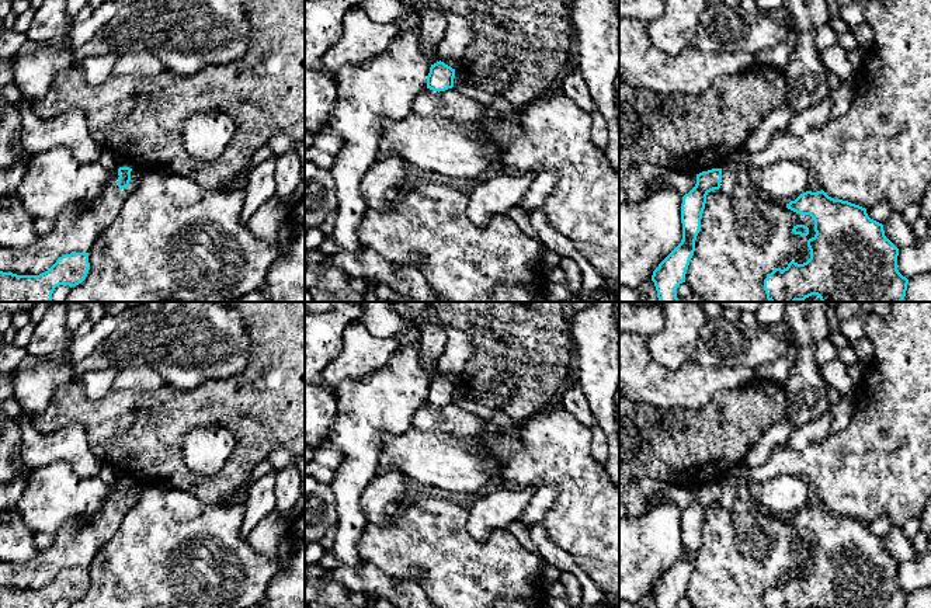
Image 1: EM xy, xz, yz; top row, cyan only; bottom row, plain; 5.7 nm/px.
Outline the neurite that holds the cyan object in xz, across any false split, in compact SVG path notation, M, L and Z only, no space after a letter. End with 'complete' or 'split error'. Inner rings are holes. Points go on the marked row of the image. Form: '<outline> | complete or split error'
M440 60L430 67L430 73L427 76L427 88L438 93L452 88L454 77L455 69Z | complete

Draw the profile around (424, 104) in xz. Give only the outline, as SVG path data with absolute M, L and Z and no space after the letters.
M425 88L414 98L411 112L421 117L445 118L454 124L475 124L483 118L484 107L455 88L440 93Z

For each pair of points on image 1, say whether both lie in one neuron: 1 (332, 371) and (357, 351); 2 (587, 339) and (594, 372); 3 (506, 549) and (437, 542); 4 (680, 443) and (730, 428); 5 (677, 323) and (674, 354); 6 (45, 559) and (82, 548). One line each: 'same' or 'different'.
1: same
2: same
3: same
4: same
5: same
6: same

